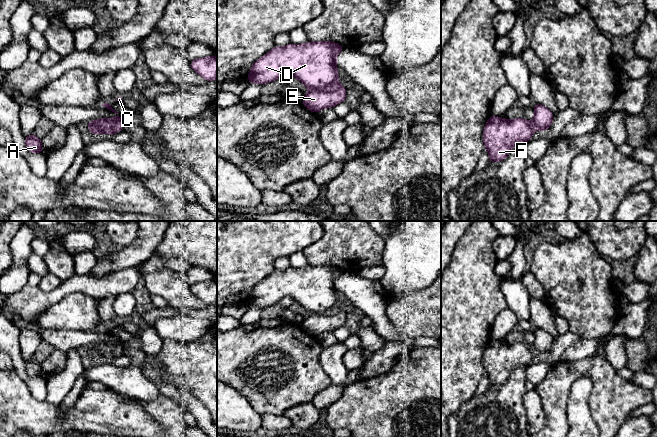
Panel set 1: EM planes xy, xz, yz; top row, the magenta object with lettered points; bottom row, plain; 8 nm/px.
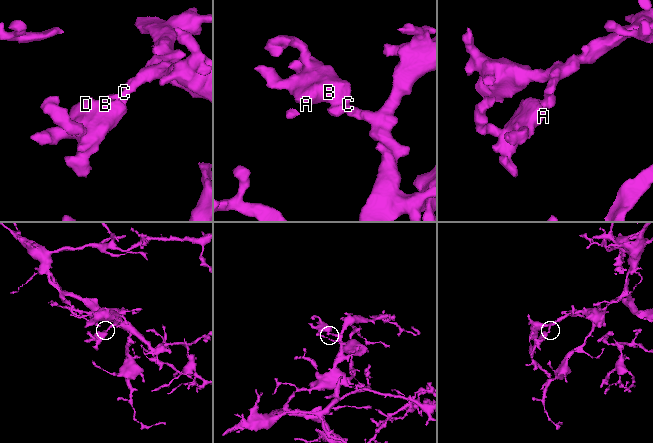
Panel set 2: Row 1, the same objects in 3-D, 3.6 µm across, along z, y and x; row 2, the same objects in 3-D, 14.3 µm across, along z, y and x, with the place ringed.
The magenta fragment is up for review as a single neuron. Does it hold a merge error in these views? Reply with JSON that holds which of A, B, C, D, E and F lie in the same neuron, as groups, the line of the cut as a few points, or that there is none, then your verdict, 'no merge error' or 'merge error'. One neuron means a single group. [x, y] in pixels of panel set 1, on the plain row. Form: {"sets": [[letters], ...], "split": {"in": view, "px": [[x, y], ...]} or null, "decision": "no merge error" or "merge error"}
{"sets": [["A", "B", "C", "D", "E", "F"]], "split": null, "decision": "no merge error"}

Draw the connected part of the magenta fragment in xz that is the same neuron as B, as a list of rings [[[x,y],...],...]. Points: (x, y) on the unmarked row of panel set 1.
[[[308,265],[305,268],[275,270],[253,288],[246,305],[265,309],[279,303],[283,298],[292,297],[295,303],[310,313],[301,324],[309,335],[317,337],[324,332],[334,332],[340,326],[346,325],[347,313],[338,306],[336,290],[336,280],[344,273],[345,271],[332,265]]]

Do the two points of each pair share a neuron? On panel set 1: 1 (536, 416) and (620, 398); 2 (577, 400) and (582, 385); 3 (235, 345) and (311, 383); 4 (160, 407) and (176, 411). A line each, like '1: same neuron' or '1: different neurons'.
1: different neurons
2: same neuron
3: same neuron
4: same neuron

